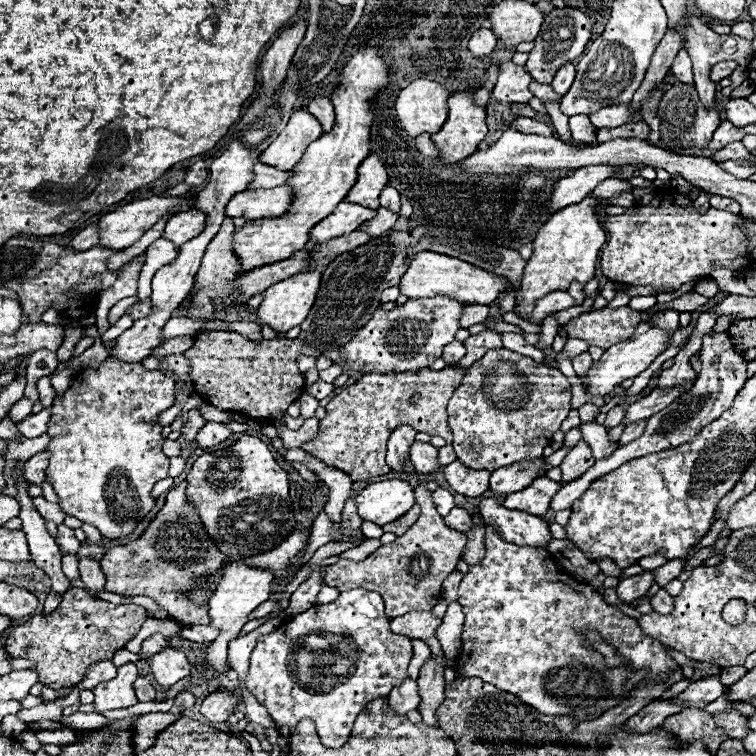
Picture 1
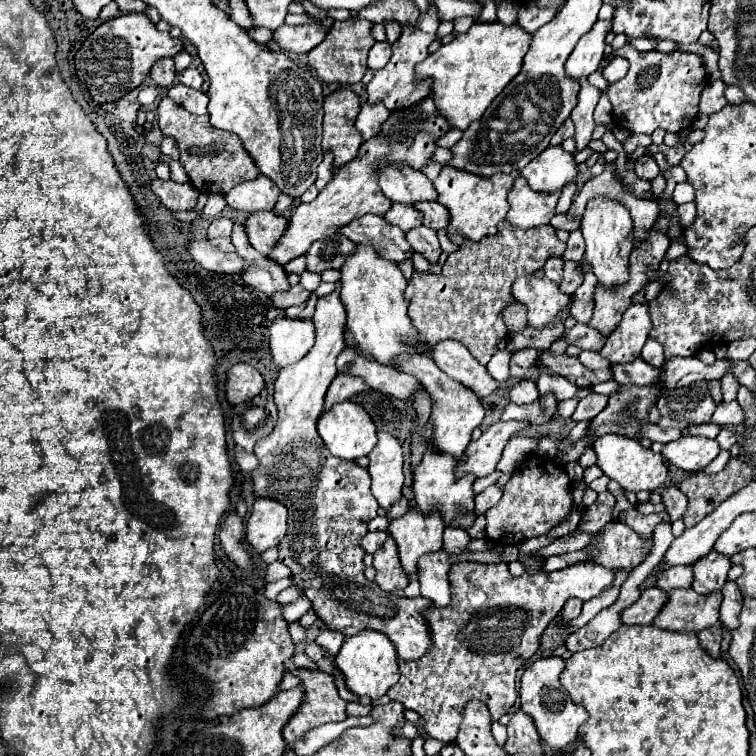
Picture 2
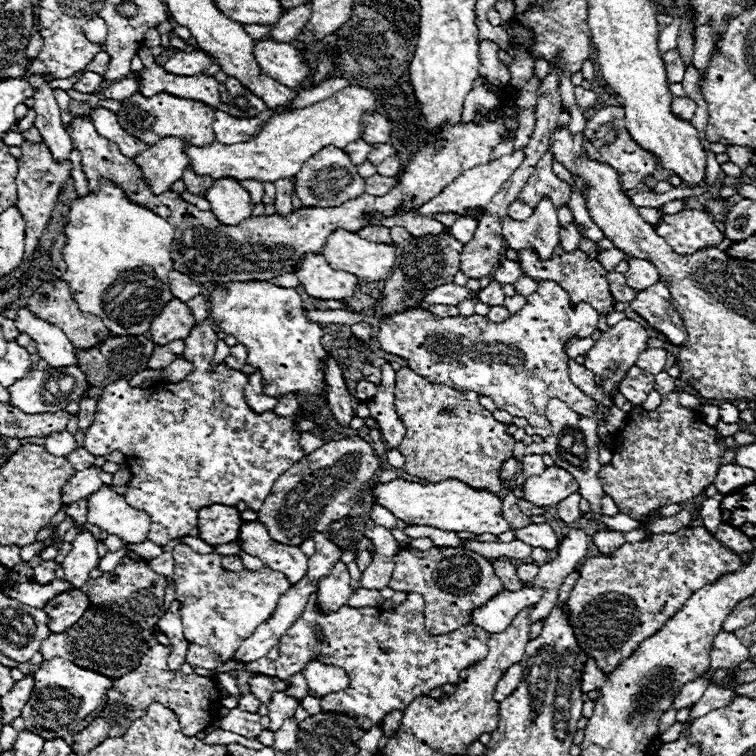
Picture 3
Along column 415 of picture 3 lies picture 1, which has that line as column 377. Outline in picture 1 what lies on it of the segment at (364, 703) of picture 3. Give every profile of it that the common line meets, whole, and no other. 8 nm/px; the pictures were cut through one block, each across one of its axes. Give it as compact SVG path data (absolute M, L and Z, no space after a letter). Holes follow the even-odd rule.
M354 588L342 592L338 600L312 606L292 620L278 626L272 634L256 640L256 648L250 656L250 670L246 676L246 688L266 706L276 726L288 726L294 730L302 718L310 718L324 746L342 748L352 732L352 724L360 710L368 702L386 698L394 686L400 686L406 678L406 670L412 658L412 642L406 636L396 636L390 630L390 620L384 614L384 602L378 592Z

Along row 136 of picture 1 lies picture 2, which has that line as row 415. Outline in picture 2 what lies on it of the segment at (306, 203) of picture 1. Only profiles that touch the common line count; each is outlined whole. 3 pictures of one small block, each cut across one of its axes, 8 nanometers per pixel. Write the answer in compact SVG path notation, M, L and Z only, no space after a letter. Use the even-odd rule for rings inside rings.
M340 402L318 418L318 432L332 456L358 460L376 446L376 426L368 412L354 402Z

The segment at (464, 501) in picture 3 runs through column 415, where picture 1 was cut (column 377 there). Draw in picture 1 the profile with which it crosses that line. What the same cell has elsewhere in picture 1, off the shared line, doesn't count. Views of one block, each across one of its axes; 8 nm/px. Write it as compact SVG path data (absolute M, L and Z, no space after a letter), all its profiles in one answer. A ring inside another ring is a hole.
M382 480L360 490L356 506L364 520L384 526L398 520L414 506L414 492L406 480Z

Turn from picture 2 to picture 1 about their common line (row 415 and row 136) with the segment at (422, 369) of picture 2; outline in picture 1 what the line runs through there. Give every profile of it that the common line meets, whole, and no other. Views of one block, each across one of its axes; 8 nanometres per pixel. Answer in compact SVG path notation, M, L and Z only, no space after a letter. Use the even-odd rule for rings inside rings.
M476 90L452 92L448 120L440 132L432 134L444 164L456 164L456 160L470 156L486 136L486 108L474 104L474 94Z

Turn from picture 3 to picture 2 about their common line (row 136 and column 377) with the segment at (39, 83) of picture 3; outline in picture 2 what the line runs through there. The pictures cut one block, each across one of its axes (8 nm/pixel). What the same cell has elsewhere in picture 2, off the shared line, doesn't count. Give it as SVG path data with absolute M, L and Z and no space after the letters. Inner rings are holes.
M376 42L368 54L368 68L372 70L380 70L388 64L392 56L392 48L390 48L390 42Z

